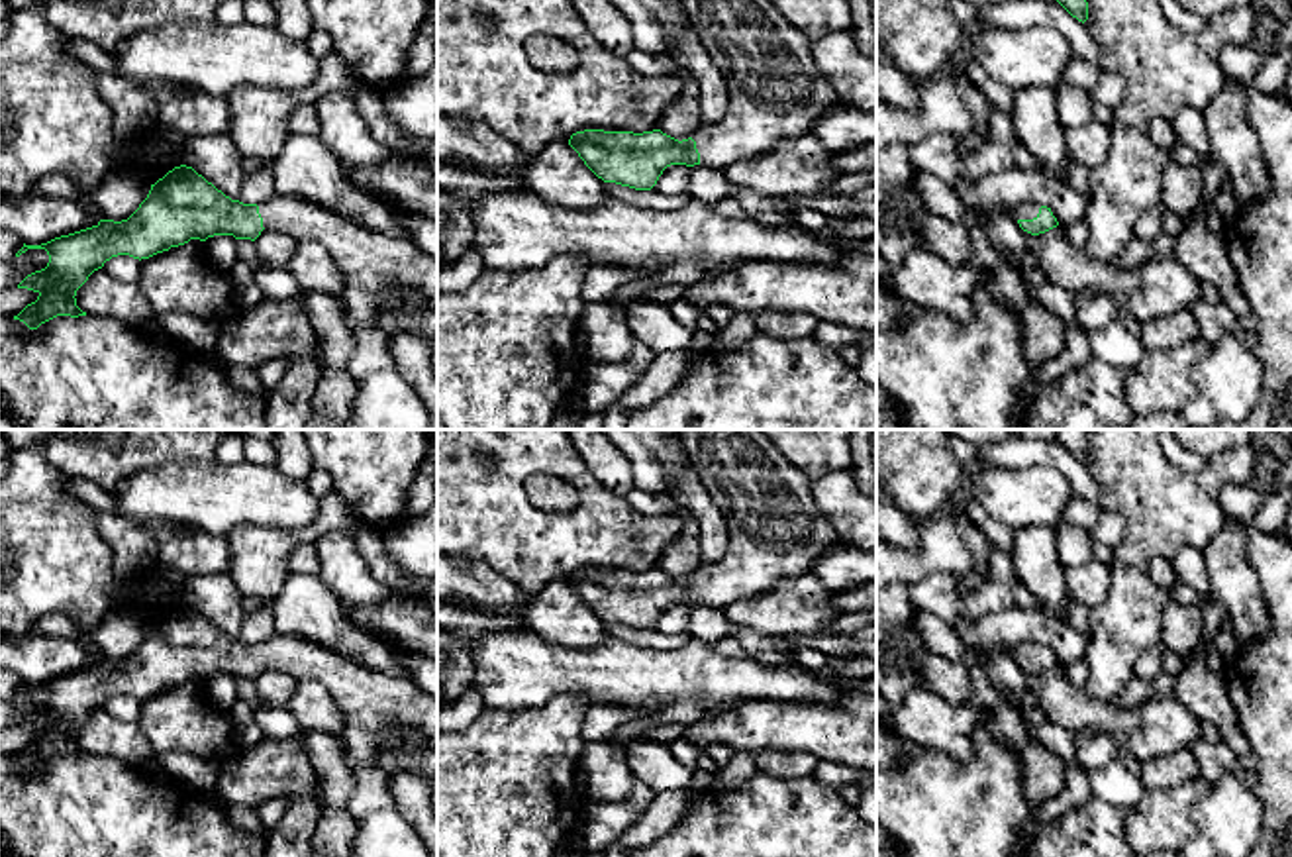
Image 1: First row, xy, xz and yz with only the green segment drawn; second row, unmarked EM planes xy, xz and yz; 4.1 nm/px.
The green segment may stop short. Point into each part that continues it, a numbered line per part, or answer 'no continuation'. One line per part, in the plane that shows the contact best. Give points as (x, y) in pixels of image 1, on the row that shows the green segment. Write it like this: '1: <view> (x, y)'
1: yz (1028, 210)

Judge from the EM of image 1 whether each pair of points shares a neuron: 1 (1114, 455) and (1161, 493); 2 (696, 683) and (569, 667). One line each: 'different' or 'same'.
1: same
2: same

